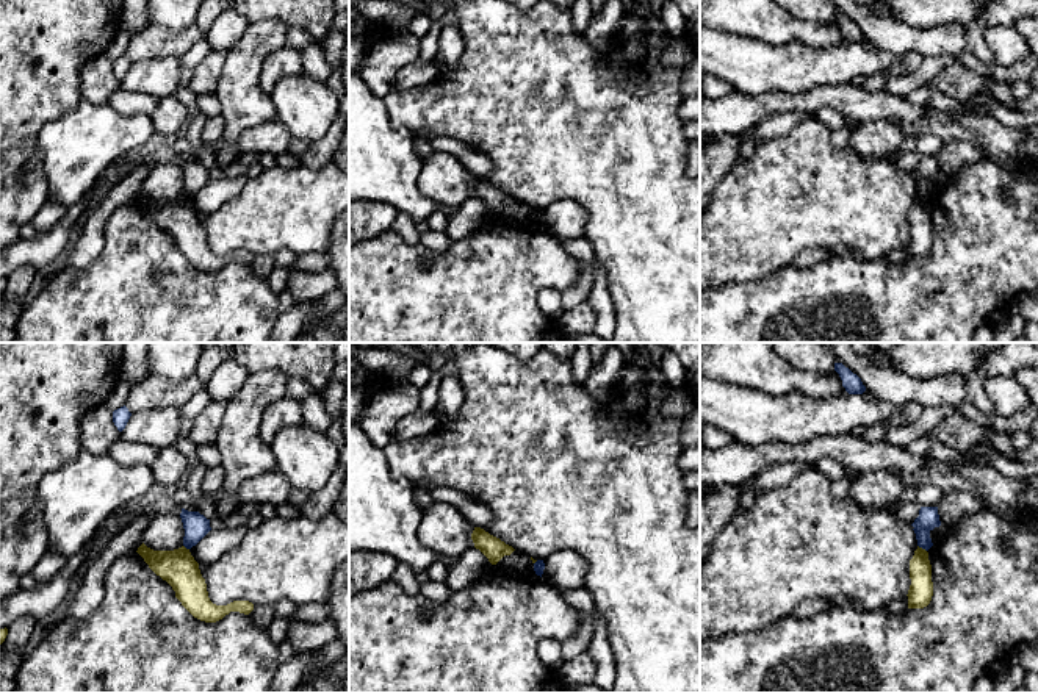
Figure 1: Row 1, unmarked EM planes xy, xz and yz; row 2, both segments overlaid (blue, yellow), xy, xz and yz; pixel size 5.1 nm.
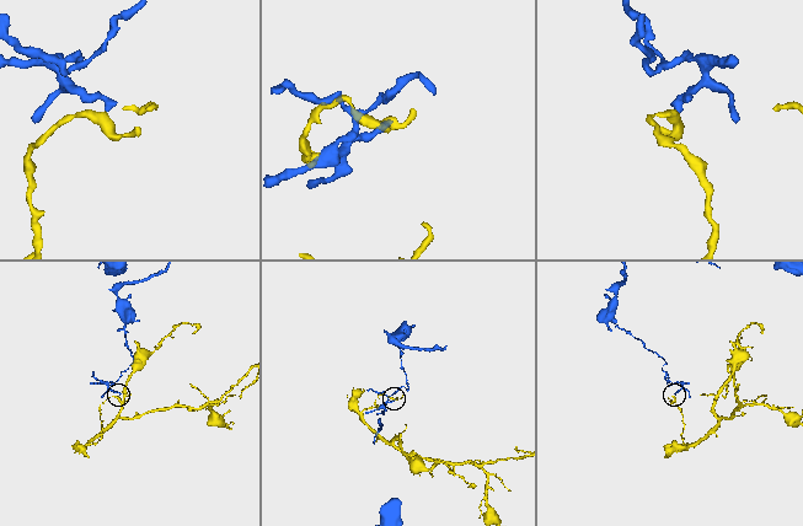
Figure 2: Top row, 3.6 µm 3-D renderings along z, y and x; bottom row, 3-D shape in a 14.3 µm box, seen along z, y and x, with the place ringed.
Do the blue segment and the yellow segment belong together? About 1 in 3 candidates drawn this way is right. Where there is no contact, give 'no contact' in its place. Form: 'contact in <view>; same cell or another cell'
contact in yz; another cell

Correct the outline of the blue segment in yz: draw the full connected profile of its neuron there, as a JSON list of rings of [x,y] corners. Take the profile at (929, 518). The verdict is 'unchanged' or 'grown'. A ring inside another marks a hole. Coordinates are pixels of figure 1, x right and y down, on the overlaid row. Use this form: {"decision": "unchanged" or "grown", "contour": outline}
{"decision": "unchanged", "contour": [[[921,507],[919,516],[911,526],[914,527],[917,546],[928,551],[933,546],[930,532],[941,526],[938,507]]]}

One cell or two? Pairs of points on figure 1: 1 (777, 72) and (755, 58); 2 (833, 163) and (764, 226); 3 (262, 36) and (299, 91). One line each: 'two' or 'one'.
1: one
2: one
3: two

